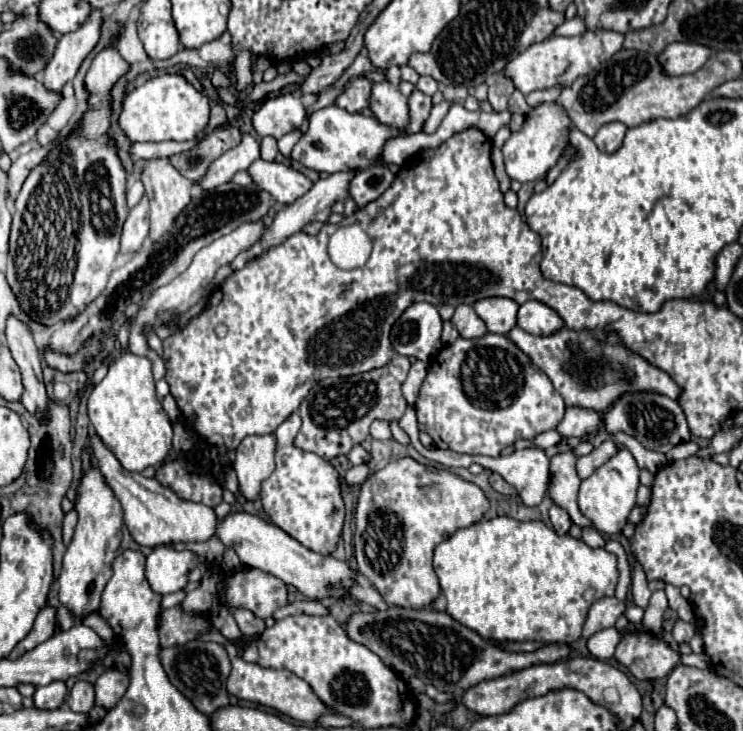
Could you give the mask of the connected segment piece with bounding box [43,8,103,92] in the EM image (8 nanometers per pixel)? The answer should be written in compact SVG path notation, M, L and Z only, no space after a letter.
M95 8L87 16L87 20L79 26L79 30L63 34L43 74L43 82L49 90L59 92L65 82L75 78L83 60L99 42L101 26L103 26L103 14L99 8Z

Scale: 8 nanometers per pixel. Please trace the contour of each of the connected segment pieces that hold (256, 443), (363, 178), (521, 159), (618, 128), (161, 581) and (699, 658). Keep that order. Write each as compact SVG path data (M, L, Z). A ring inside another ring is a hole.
M275 434L247 436L237 446L237 460L233 468L239 478L239 488L247 498L257 498L261 480L273 474L275 446Z
M369 166L363 168L349 182L349 196L361 208L377 200L395 180L395 174L387 166Z
M539 104L533 106L531 112L525 116L525 122L521 130L513 132L511 138L503 144L503 156L505 156L505 168L511 180L517 180L521 184L525 182L537 182L543 180L545 174L559 162L559 158L565 154L567 144L569 144L569 130L571 130L571 120L563 110L559 110L559 104Z
M609 122L607 126L603 126L597 132L593 142L603 152L615 152L621 146L621 142L623 142L625 132L627 132L627 126L623 126L623 122Z
M155 548L145 562L145 576L149 586L157 594L179 592L187 584L187 574L193 566L199 564L197 554L193 552L177 552L171 548Z
M681 654L681 662L693 668L709 668L709 658L705 654Z

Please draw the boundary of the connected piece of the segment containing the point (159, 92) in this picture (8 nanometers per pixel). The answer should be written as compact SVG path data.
M163 74L147 80L129 92L119 114L119 128L131 142L161 142L161 140L193 140L209 122L209 100L197 92L183 76Z

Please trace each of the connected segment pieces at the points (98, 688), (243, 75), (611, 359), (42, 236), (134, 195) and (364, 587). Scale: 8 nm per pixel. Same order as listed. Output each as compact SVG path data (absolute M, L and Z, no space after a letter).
M107 668L95 682L95 704L111 710L119 704L129 686L129 674L117 668Z
M243 50L235 60L235 86L237 86L237 90L243 92L251 84L251 76L253 76L253 52Z
M515 326L509 332L509 338L531 358L537 368L541 368L551 378L555 390L563 396L567 406L607 412L613 400L619 398L623 392L653 390L673 400L679 394L679 386L663 370L651 366L641 356L631 354L619 344L619 338L615 334L611 334L605 344L599 344L589 332L575 332L563 328L551 336L533 336Z
M107 48L97 54L87 76L85 86L91 92L91 110L87 112L83 126L77 134L61 140L47 160L31 170L25 180L13 214L13 228L9 240L9 262L7 262L7 282L15 292L21 308L37 322L53 326L63 318L79 314L89 302L93 302L105 288L109 274L113 272L113 262L119 252L121 228L125 222L125 172L117 158L115 146L107 142L109 128L109 96L111 86L129 70L129 64L119 56L117 48Z
M137 180L137 182L133 182L129 188L127 188L127 204L133 208L139 200L141 200L141 196L143 196L143 182L141 180Z
M361 578L361 580L359 580L359 586L353 588L353 596L355 596L355 600L365 602L365 604L377 608L377 610L387 610L387 608L389 608L389 604L387 604L387 602L383 600L383 596L379 594L379 590L375 590L365 578Z

